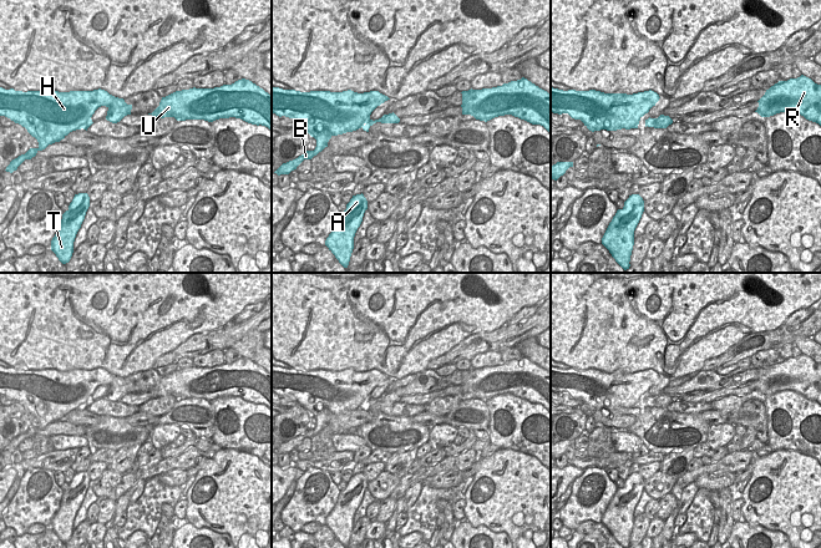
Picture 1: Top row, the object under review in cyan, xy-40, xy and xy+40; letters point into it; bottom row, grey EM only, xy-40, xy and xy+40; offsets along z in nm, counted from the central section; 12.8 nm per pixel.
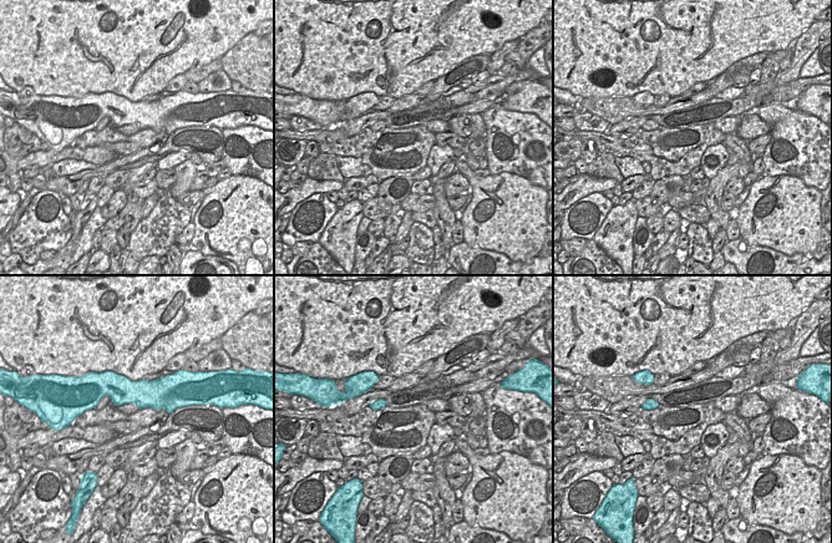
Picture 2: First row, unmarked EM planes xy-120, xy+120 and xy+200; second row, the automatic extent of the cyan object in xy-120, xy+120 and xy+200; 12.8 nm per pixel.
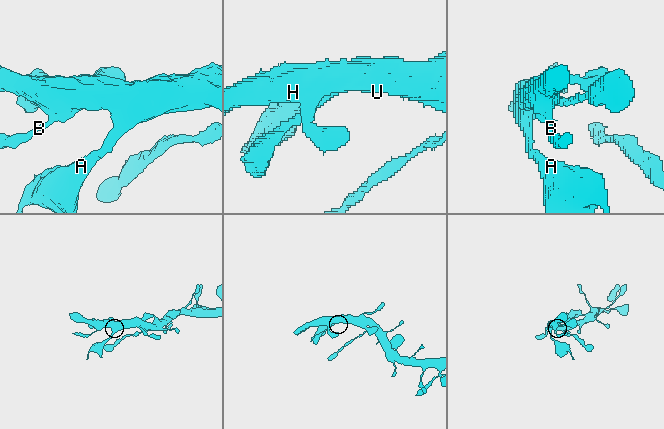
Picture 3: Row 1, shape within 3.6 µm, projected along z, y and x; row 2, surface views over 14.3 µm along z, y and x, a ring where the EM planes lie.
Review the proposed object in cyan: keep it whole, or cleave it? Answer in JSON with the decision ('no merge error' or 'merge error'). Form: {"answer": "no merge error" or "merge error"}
{"answer": "no merge error"}

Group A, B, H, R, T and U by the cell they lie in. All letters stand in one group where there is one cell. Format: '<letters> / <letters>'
A B H R T U

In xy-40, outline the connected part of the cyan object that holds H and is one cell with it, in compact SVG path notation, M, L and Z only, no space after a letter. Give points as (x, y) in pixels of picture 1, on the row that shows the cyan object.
M0 87L0 116L21 125L39 142L37 148L30 148L25 154L12 159L6 172L12 173L25 161L31 159L49 144L60 142L70 132L86 130L93 123L95 111L106 106L106 120L117 123L131 115L132 105L115 97L105 90L59 92L15 91Z

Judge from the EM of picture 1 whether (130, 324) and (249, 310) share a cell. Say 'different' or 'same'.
different

